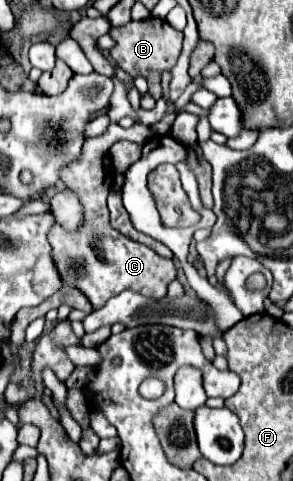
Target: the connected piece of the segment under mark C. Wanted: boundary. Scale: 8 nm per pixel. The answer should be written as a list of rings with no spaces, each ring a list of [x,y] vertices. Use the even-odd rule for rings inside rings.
[[[110,124],[106,134],[86,138],[82,158],[74,162],[74,166],[66,166],[66,170],[62,170],[62,182],[68,190],[72,190],[78,196],[82,204],[84,222],[82,228],[74,232],[62,230],[62,226],[54,222],[54,226],[48,232],[52,260],[58,274],[62,276],[62,282],[78,288],[94,308],[102,308],[112,296],[124,290],[134,290],[150,298],[164,298],[168,284],[176,278],[176,266],[170,258],[158,256],[152,248],[126,238],[110,226],[110,212],[106,206],[106,196],[114,184],[112,178],[116,174],[108,154],[110,146],[118,140],[132,140],[136,144],[144,144],[152,136],[154,132],[144,124],[134,124],[128,130],[124,130],[118,124]]]

